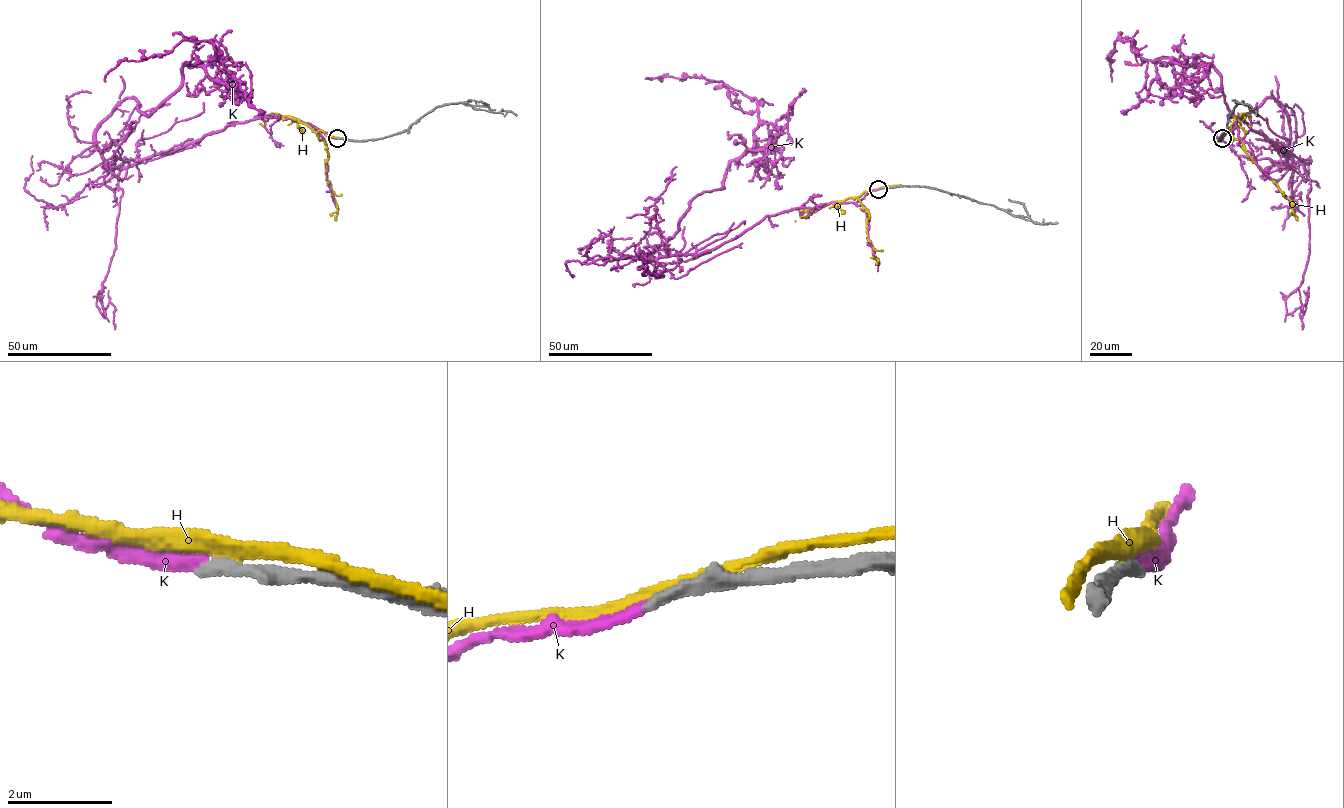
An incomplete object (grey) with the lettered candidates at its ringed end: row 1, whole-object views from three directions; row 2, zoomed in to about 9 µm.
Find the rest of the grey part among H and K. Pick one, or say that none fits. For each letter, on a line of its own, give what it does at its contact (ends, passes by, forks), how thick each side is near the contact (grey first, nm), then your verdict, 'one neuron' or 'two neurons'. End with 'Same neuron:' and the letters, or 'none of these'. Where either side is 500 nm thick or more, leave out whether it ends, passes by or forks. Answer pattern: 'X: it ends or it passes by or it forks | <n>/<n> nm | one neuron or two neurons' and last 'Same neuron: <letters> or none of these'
H: it passes by | 300/280 nm | two neurons
K: it ends | 240/200 nm | one neuron
Same neuron: K

